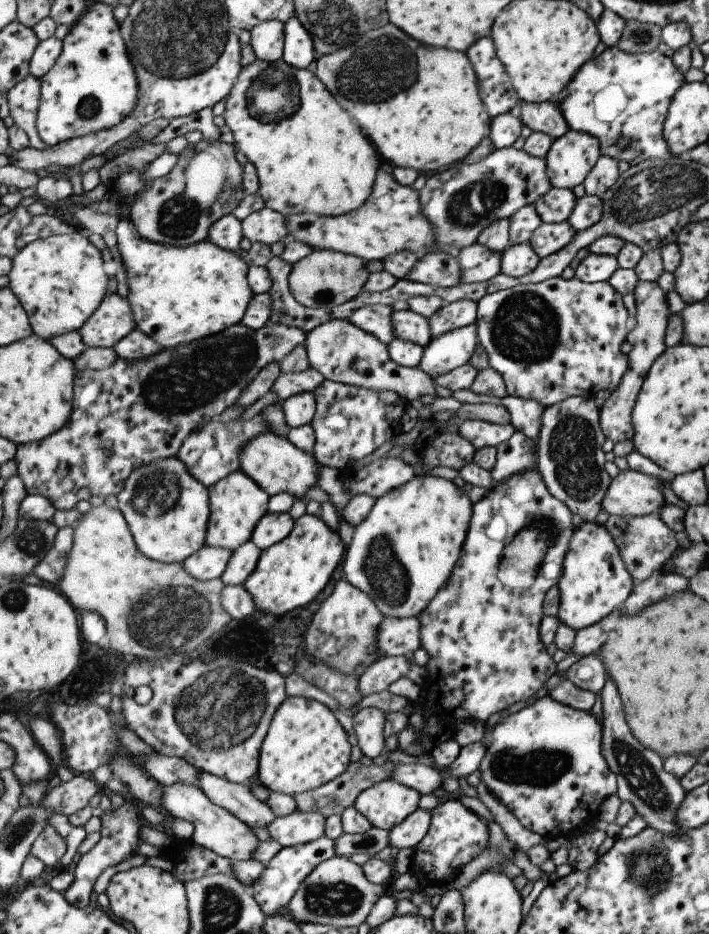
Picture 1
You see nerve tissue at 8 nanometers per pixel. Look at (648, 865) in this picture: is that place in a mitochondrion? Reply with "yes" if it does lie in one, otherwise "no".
yes

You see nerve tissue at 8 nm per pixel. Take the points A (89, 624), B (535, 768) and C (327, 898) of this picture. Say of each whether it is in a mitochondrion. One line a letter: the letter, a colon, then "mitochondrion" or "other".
A: other
B: mitochondrion
C: mitochondrion

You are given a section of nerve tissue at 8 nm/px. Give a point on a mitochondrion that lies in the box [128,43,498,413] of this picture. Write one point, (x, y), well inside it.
(272, 91)

